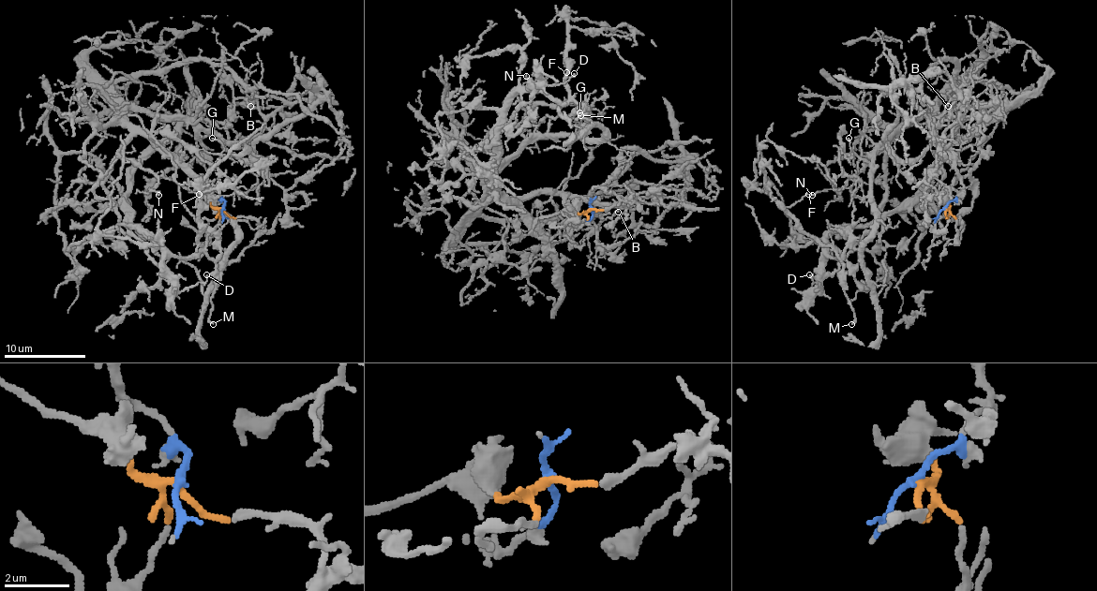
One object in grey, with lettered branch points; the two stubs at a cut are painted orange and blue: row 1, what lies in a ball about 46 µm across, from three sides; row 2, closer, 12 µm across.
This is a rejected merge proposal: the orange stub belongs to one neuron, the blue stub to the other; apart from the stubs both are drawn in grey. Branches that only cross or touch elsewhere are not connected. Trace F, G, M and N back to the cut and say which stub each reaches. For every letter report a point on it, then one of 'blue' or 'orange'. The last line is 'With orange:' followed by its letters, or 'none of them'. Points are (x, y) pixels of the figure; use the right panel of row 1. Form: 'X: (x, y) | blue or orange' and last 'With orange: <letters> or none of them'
F: (808, 194) | orange
G: (849, 138) | blue
M: (851, 324) | orange
N: (812, 195) | blue
With orange: F, M

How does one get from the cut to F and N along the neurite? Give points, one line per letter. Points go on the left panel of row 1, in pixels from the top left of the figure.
F: (222, 208), (165, 175), (180, 139), (157, 140), (132, 171), (127, 218), (192, 257), (198, 194)
N: (222, 208), (189, 122), (127, 110), (130, 139), (118, 153), (155, 175), (149, 189), (159, 196)

